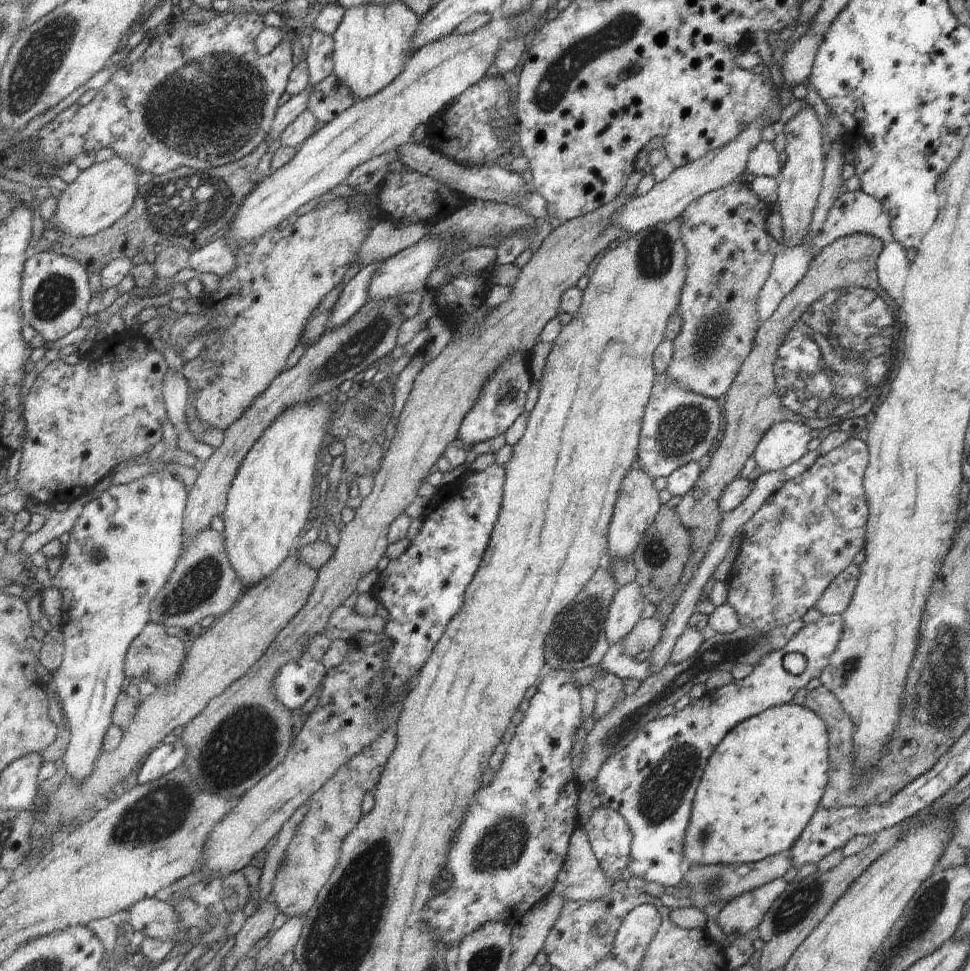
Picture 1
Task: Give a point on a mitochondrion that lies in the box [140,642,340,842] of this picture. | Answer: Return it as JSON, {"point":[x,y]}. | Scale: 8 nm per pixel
{"point":[242,746]}

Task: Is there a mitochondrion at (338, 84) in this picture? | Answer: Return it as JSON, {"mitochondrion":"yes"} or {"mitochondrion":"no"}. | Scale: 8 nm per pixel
{"mitochondrion":"no"}

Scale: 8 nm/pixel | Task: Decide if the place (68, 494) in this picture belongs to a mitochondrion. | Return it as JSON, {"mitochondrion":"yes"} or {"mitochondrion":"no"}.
{"mitochondrion":"no"}

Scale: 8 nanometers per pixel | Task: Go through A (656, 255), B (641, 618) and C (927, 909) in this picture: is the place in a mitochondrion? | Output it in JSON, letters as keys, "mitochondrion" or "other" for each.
{"A":"mitochondrion","B":"other","C":"mitochondrion"}

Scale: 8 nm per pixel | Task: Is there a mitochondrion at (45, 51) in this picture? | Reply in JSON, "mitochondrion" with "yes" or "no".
{"mitochondrion":"yes"}

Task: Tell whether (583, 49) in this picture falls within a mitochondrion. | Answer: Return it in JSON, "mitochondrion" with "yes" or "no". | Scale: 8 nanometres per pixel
{"mitochondrion":"yes"}

